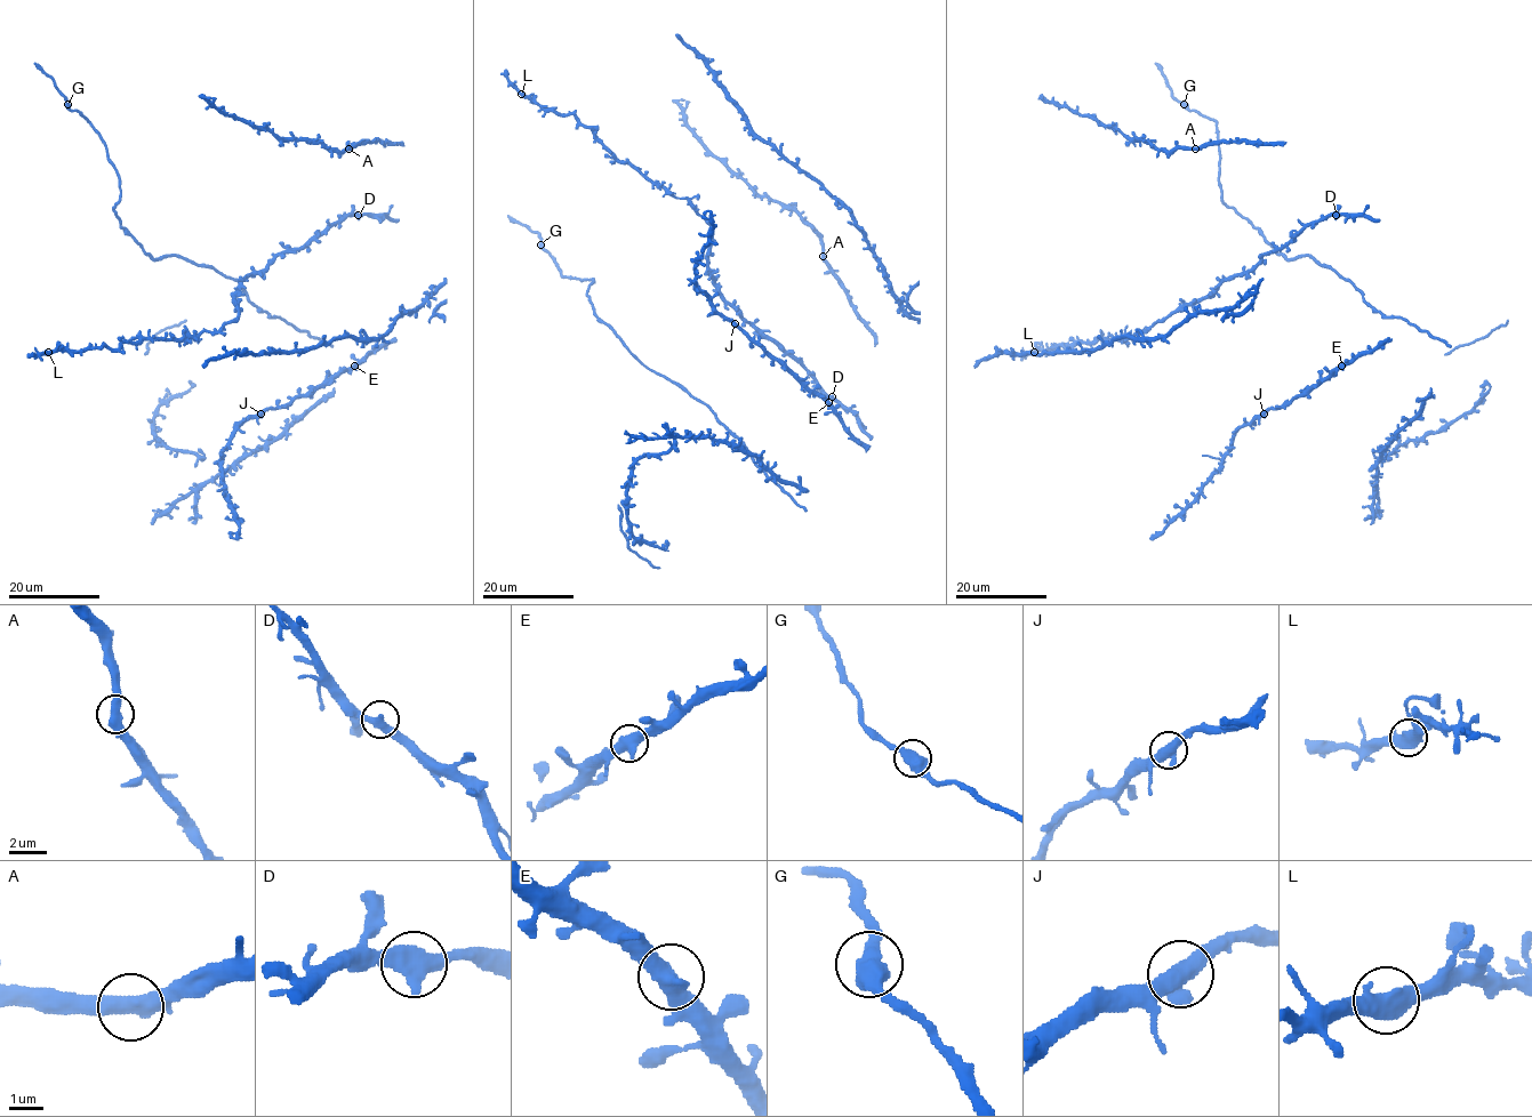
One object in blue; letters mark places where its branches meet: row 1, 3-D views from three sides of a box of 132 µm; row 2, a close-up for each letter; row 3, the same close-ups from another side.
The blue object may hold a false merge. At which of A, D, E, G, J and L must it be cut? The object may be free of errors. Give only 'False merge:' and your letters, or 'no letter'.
False merge: no letter

